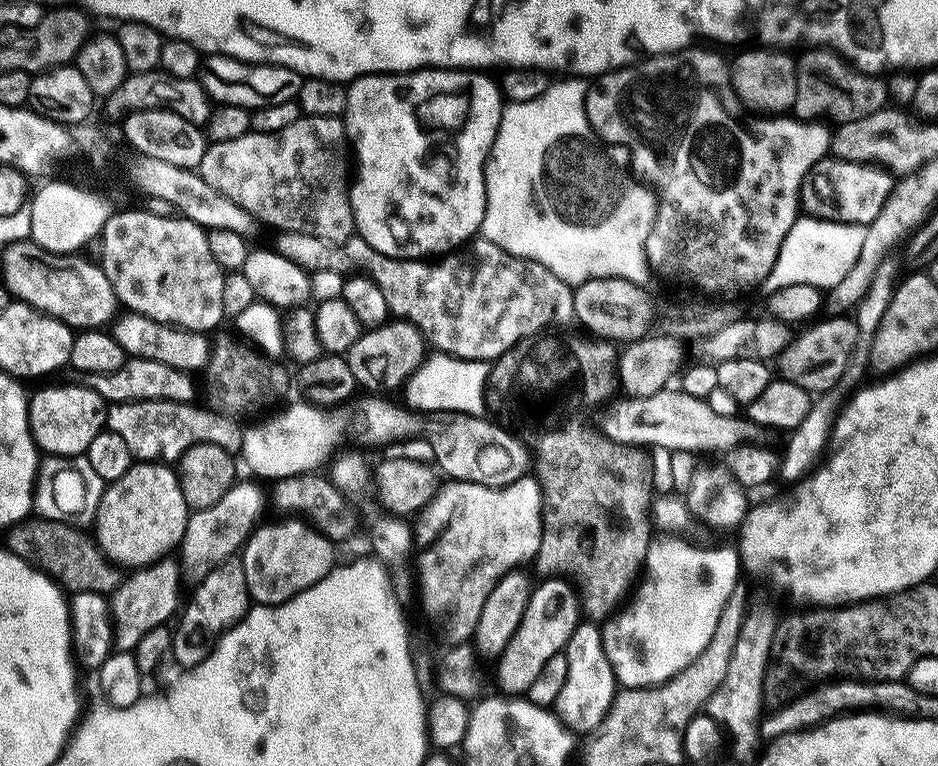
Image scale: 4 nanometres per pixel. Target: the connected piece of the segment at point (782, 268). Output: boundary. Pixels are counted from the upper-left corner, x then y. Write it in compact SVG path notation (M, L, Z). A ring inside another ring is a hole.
M815 218L797 219L795 228L791 228L786 234L778 258L770 274L764 280L763 291L766 290L765 293L771 294L795 284L809 284L821 290L832 289L846 274L850 273L850 268L858 262L866 234L867 227L863 224L839 224L837 220L817 220Z

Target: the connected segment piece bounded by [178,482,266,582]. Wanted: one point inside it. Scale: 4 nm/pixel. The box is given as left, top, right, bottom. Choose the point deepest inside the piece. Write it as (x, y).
(218, 533)

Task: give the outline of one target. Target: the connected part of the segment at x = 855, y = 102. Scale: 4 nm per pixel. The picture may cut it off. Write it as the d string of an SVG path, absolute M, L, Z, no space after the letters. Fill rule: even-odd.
M812 46L796 60L796 93L790 109L795 119L805 122L825 120L839 126L882 110L889 100L888 85L879 75L853 71L837 52Z

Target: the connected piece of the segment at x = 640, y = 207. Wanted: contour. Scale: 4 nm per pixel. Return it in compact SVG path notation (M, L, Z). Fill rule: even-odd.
M580 78L557 80L560 81L549 83L548 89L538 98L530 98L530 102L505 103L490 159L484 166L486 210L480 223L483 239L525 260L537 260L569 286L607 276L647 285L650 269L644 238L650 208L648 212L644 200L616 208L616 168L586 118L584 99L588 84Z

